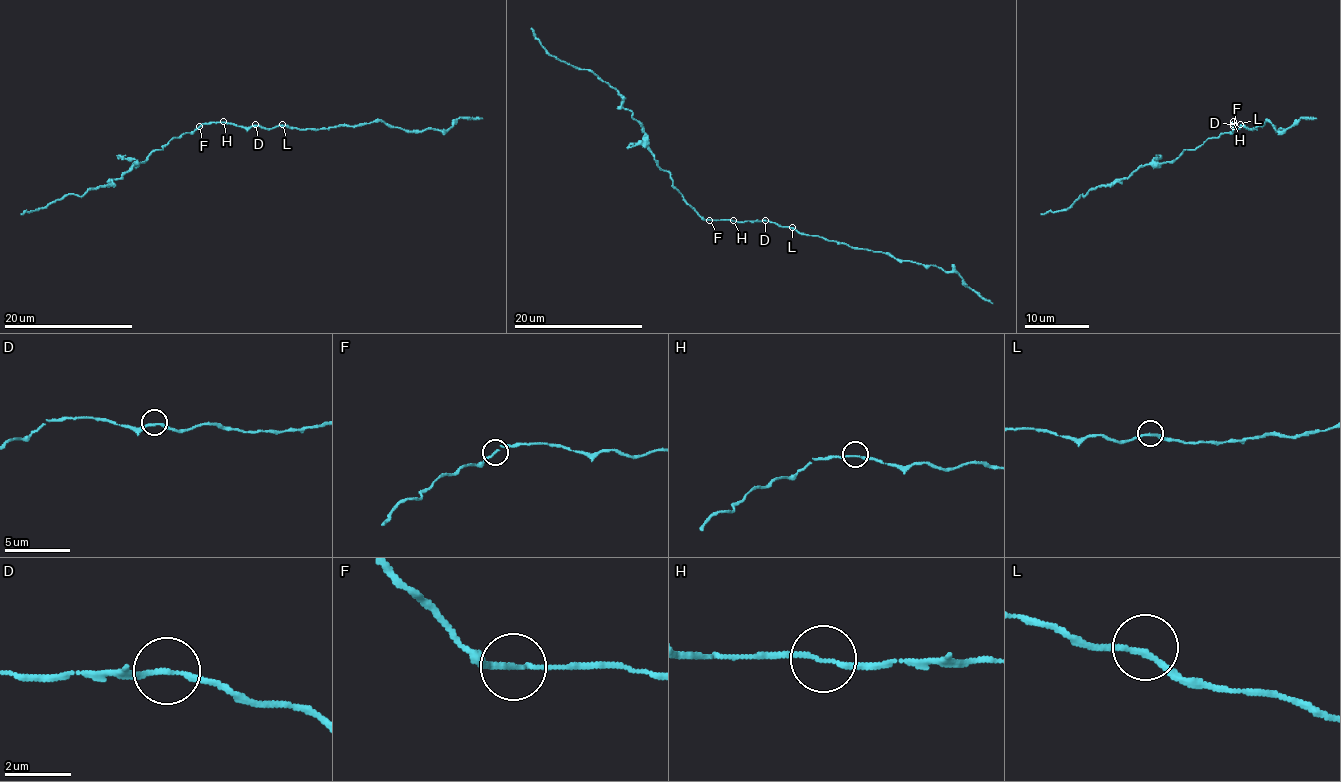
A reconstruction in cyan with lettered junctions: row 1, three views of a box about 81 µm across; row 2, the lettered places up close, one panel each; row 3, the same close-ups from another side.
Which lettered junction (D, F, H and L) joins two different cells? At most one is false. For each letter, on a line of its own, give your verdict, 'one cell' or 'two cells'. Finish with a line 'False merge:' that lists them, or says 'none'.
D: one cell
F: two cells
H: one cell
L: one cell
False merge: F

